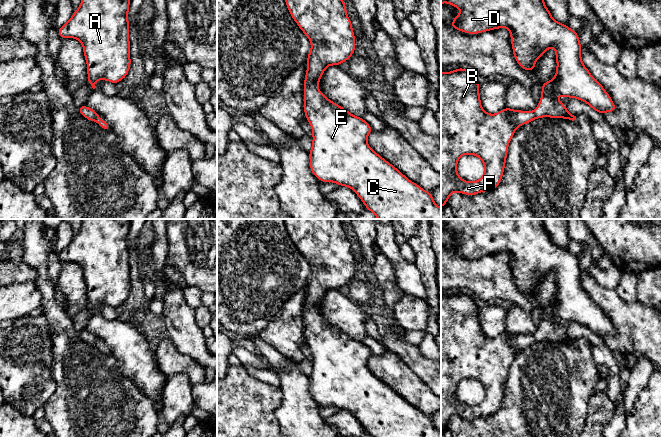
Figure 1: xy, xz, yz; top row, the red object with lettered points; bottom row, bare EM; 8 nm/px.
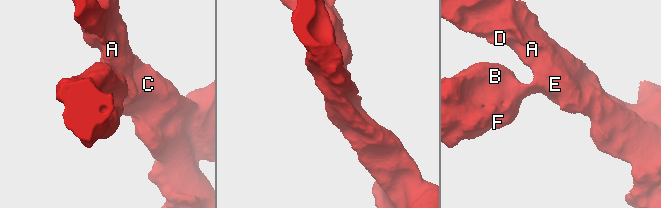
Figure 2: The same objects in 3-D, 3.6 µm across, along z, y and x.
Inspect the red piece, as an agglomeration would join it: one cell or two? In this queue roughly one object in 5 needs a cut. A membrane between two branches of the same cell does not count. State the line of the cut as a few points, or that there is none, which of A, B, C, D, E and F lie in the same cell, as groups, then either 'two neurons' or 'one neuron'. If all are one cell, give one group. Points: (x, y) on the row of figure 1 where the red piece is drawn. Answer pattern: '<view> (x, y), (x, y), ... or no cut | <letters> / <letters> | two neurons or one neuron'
no cut | A B C D E F | one neuron

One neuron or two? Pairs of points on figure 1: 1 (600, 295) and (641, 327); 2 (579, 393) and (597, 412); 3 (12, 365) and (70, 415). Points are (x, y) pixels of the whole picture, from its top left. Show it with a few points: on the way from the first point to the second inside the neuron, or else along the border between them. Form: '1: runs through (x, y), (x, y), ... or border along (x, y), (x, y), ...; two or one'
1: runs through (610, 302), (631, 321); one
2: border along (594, 393), (589, 399), (587, 416), (583, 425); two
3: border along (51, 374), (55, 384), (55, 391), (42, 406); two

